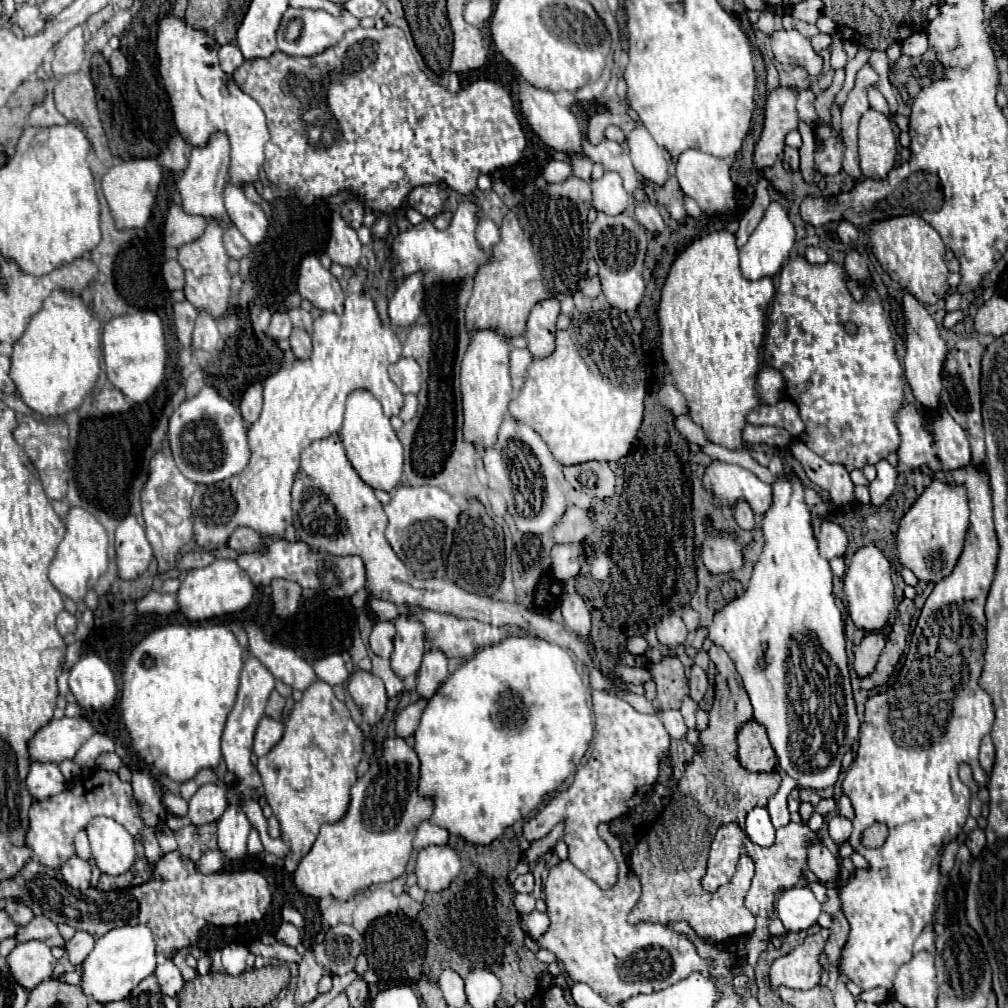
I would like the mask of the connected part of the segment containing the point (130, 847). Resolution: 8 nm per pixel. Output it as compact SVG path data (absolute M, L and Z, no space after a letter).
M96 816L86 826L86 834L92 846L92 858L104 874L124 874L136 860L134 836L118 824L114 818Z

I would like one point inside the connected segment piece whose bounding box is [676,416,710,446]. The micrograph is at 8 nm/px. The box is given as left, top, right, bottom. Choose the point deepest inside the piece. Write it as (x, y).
(692, 432)

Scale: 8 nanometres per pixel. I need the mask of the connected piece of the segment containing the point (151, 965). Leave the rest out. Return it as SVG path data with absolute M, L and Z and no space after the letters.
M148 924L122 926L106 932L96 940L94 950L82 962L82 988L96 1002L106 1004L114 1000L124 1000L132 988L136 988L144 978L152 976L156 970L156 938Z

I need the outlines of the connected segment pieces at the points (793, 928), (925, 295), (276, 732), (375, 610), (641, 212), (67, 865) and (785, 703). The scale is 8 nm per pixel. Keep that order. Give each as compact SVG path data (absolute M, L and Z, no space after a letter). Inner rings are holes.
M794 886L780 894L776 902L778 918L788 932L800 932L816 924L820 916L820 902L806 886Z
M912 214L870 226L870 244L880 266L918 302L930 306L942 300L950 292L950 284L948 284L950 272L944 258L946 252L944 242L932 226L920 220L920 216Z
M264 716L254 734L254 754L264 756L282 736L282 722Z
M370 594L370 598L368 598L368 606L370 606L370 610L372 610L372 614L378 618L378 620L394 620L396 616L398 616L398 606L396 604L392 604L392 602L388 602L388 600L380 600L380 598L376 598L376 596L372 596Z
M650 200L638 202L638 204L634 206L634 214L636 214L636 220L638 220L644 228L648 228L650 232L654 232L654 234L656 234L656 232L662 232L662 230L666 228L658 206L656 206L654 202L650 202Z
M72 856L72 858L68 858L64 864L62 864L62 868L60 868L60 872L62 872L62 876L64 876L64 880L72 886L72 888L76 888L76 890L80 890L80 892L86 892L88 888L90 888L90 864L86 862L86 860L82 860L82 858L78 858L78 856Z
M780 480L774 486L774 502L772 508L764 514L762 518L762 532L764 532L764 552L754 564L750 586L746 588L744 596L732 600L728 606L724 606L720 612L714 614L714 620L708 628L708 638L722 646L728 656L732 658L742 684L750 696L752 708L754 708L754 720L762 724L768 732L770 744L776 752L780 770L786 772L790 778L798 782L800 788L828 788L834 786L840 768L842 768L842 756L844 752L854 744L858 738L858 716L856 716L856 706L852 698L852 686L844 650L844 622L840 608L834 602L832 594L832 572L828 566L828 560L820 558L816 538L812 532L812 518L810 510L804 504L804 484L802 480ZM804 636L812 636L814 640L820 642L824 652L832 658L832 662L840 668L842 676L842 690L838 692L840 696L826 698L818 696L816 700L806 700L804 698L804 684L802 682L792 682L792 676L788 674L788 656L794 646L798 646Z

